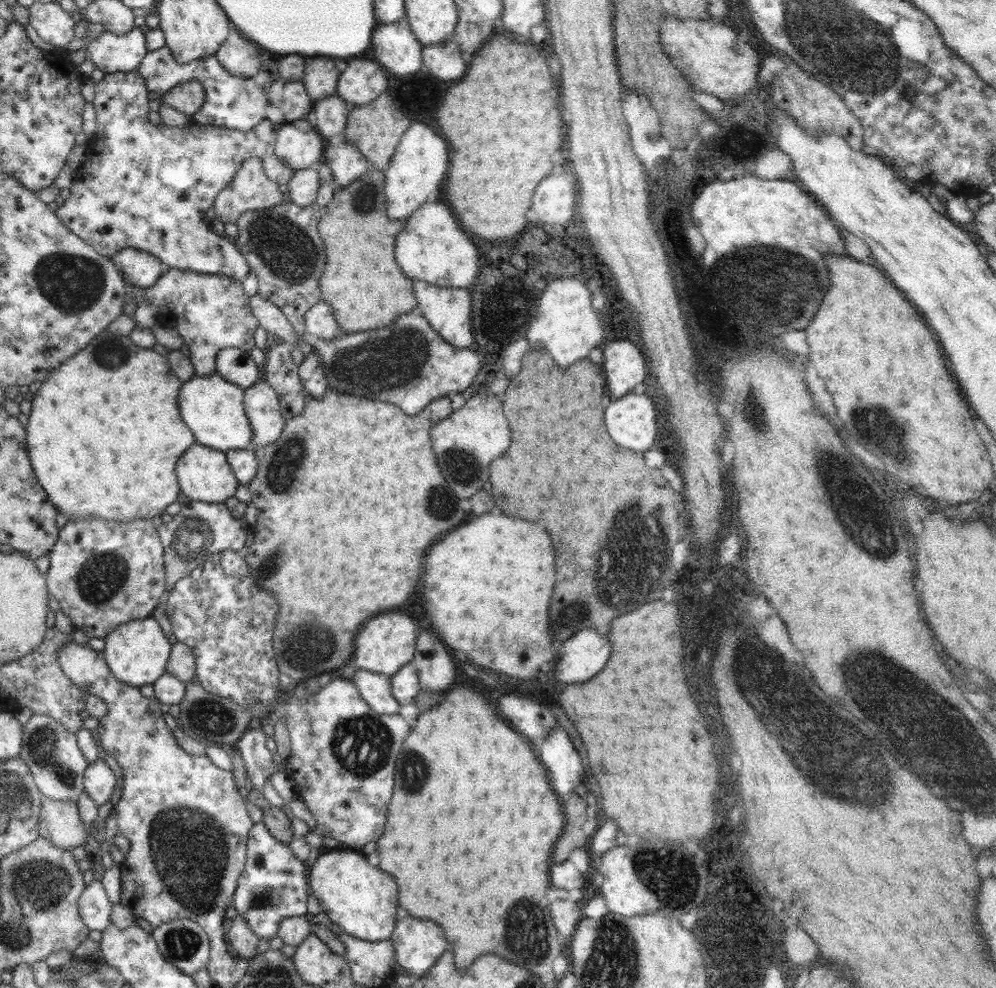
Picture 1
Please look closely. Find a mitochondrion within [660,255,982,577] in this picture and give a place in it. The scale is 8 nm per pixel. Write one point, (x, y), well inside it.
(867, 523)

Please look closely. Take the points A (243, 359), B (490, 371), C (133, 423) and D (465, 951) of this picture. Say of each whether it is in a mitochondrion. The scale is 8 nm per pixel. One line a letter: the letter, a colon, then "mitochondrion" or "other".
A: other
B: other
C: other
D: other

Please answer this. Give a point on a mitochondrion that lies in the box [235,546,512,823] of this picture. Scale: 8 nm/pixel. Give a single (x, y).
(363, 746)

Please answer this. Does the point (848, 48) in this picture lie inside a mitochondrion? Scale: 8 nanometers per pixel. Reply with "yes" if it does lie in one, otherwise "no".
yes

